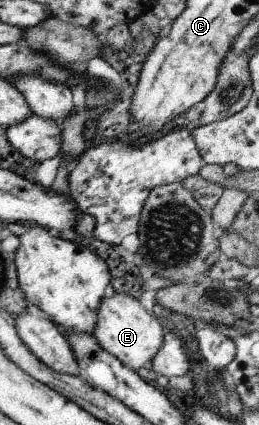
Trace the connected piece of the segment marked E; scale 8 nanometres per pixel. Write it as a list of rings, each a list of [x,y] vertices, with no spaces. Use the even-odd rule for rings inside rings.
[[[113,292],[109,297],[102,297],[96,309],[96,324],[92,329],[92,336],[107,353],[116,357],[123,365],[133,372],[149,368],[155,353],[161,349],[164,341],[164,329],[157,323],[157,319],[139,304],[138,299],[126,293]]]

